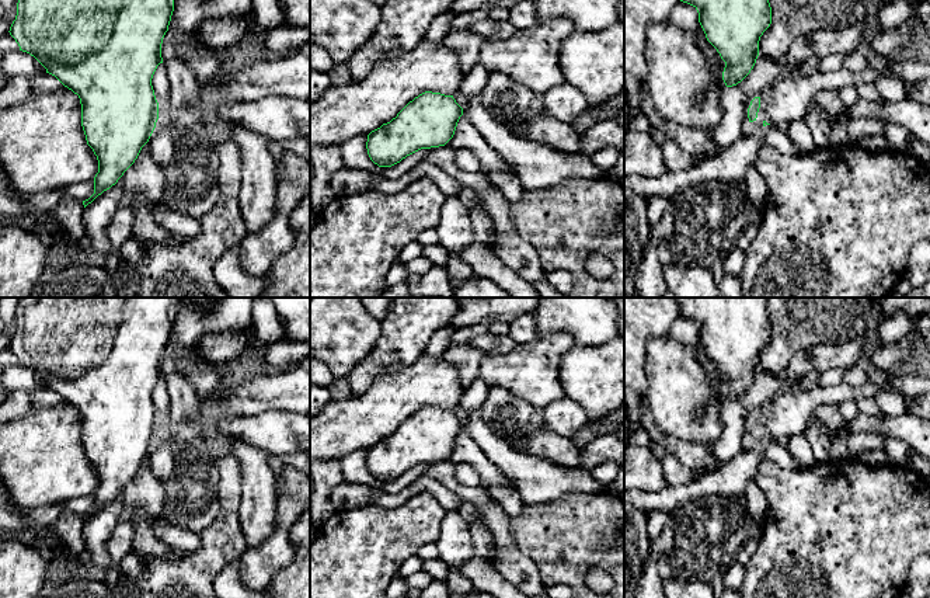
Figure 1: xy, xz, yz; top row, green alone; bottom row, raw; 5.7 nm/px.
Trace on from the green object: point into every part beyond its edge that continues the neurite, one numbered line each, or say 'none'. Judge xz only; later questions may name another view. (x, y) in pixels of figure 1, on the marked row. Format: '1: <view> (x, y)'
none

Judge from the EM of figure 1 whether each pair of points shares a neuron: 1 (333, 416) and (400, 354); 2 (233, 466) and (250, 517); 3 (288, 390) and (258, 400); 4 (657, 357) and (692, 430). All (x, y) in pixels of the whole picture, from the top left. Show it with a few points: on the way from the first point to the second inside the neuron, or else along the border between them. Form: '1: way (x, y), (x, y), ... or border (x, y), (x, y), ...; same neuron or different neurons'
1: border (382, 374), (366, 390), (354, 396); different neurons
2: border (233, 456), (240, 466), (240, 522); different neurons
3: way (281, 392), (265, 393); same neuron
4: way (674, 375), (681, 402), (689, 412); same neuron

